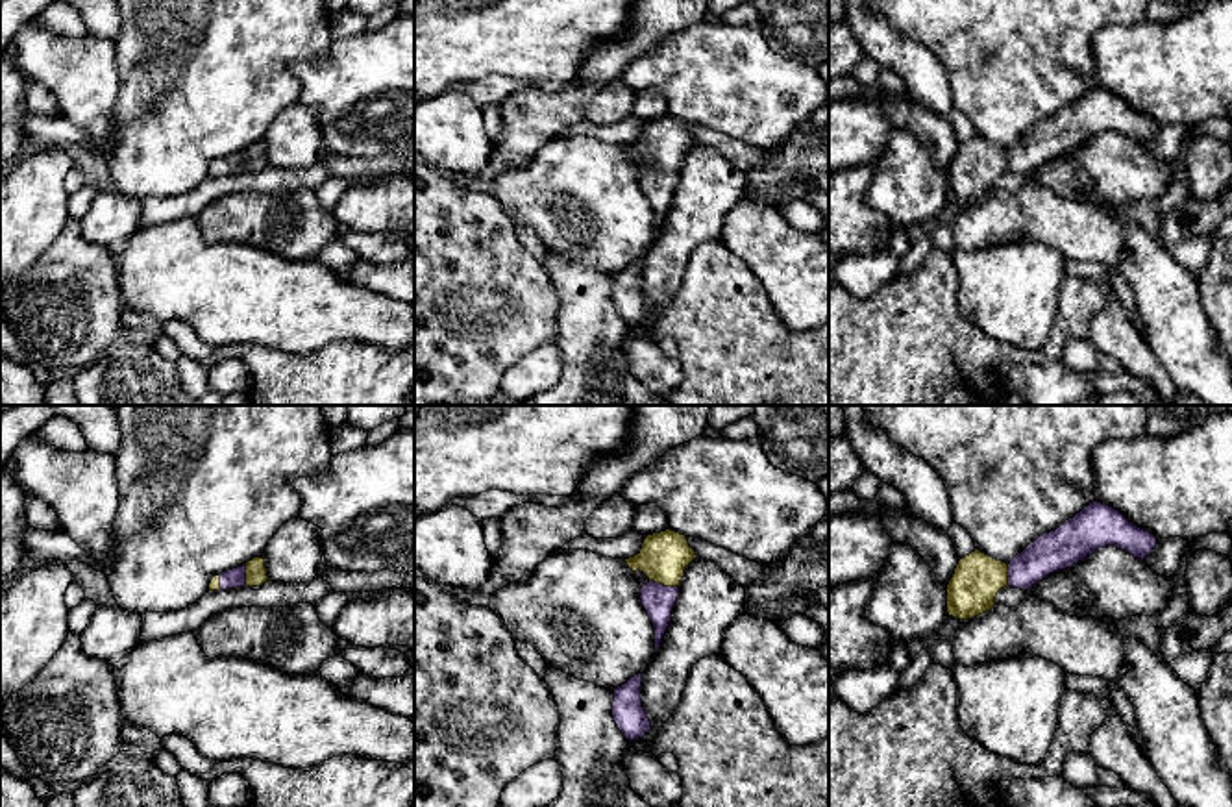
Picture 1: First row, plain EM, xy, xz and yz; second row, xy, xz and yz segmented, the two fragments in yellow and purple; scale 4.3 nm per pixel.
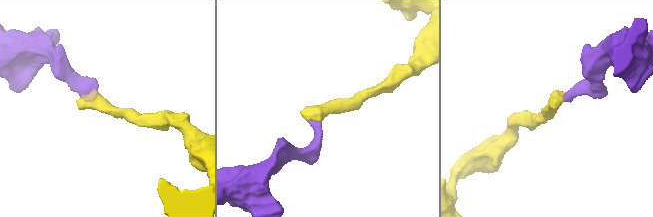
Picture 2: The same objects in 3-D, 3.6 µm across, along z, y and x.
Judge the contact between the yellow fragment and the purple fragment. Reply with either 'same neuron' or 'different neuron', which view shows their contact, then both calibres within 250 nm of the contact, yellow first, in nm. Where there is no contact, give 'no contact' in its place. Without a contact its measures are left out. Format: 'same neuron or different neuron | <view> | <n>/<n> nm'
same neuron | xz | 200/140 nm

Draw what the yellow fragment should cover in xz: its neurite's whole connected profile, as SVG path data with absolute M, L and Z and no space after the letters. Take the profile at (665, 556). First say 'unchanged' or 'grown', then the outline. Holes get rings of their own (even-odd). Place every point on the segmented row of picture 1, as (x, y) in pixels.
grown | M666 529L647 535L642 550L625 559L633 572L640 570L649 577L649 583L640 589L640 600L653 622L657 650L670 626L684 568L696 557L684 535Z

